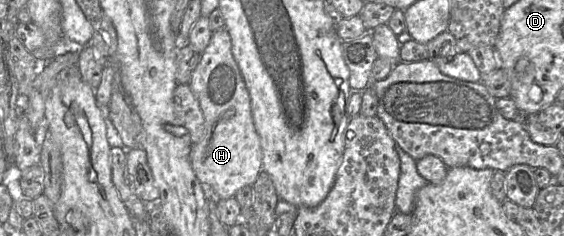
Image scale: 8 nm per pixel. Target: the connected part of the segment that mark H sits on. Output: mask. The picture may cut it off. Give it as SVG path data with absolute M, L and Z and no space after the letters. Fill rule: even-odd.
M225 28L213 32L188 84L198 99L205 120L202 139L193 144L191 148L191 165L200 183L209 185L219 200L234 198L239 189L244 186L252 186L262 170L262 150L252 118L251 101L243 77L232 55L231 46L230 35Z

